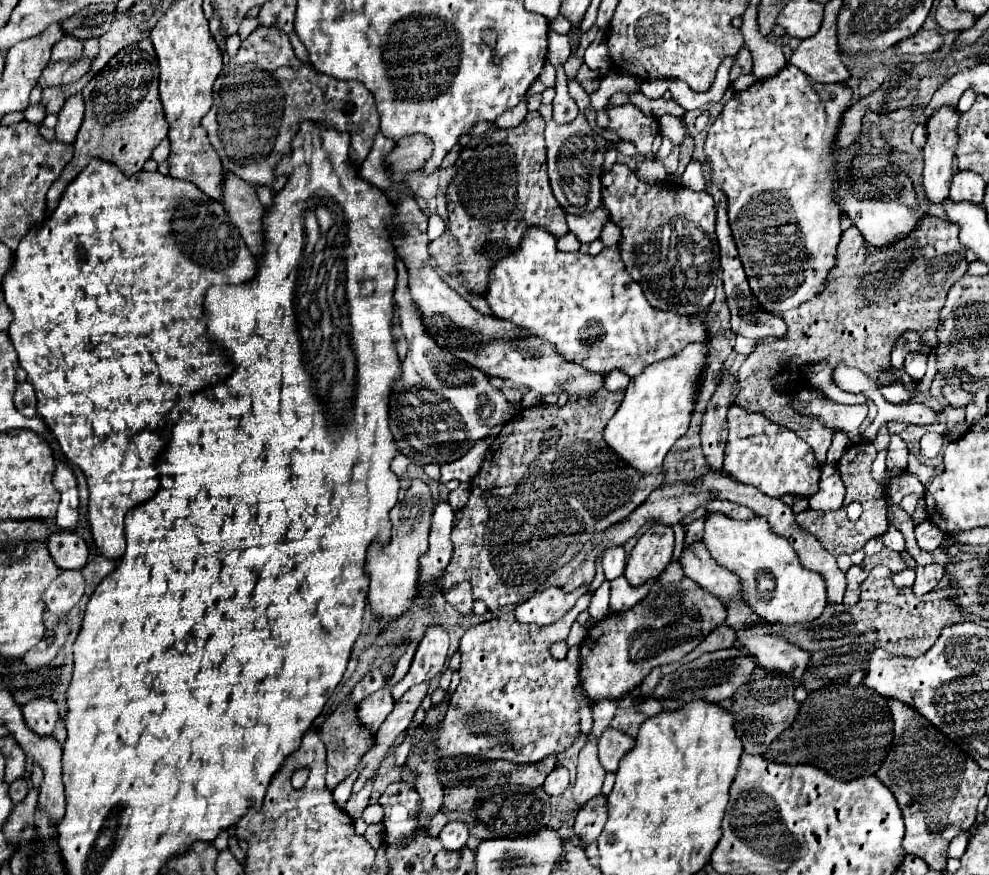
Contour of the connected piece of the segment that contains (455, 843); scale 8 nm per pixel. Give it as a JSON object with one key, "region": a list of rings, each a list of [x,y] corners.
{"region":[[[448,822],[438,834],[438,840],[446,850],[460,850],[468,840],[468,828],[464,822]]]}

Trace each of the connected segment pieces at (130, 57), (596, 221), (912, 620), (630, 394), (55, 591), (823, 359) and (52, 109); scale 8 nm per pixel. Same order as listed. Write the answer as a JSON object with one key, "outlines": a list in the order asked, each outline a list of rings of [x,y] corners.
{"outlines":[[[[150,38],[134,42],[120,50],[82,90],[86,114],[74,142],[74,158],[62,170],[60,178],[50,186],[46,210],[52,212],[66,186],[88,166],[92,158],[106,158],[118,164],[126,176],[136,174],[152,156],[152,150],[168,134],[168,120],[158,98],[158,58]]],[[[600,206],[600,208],[592,210],[592,214],[586,214],[582,218],[566,214],[566,220],[568,220],[570,232],[574,232],[580,242],[592,242],[600,236],[604,222],[608,222],[610,218],[608,218],[608,210],[604,210],[604,206]]],[[[886,566],[872,568],[872,574],[862,582],[862,594],[860,602],[856,606],[844,606],[844,604],[828,604],[820,618],[816,622],[808,622],[808,626],[780,626],[780,622],[768,624],[762,620],[762,626],[770,630],[772,636],[784,638],[792,642],[794,646],[816,652],[816,650],[828,650],[828,648],[840,648],[844,644],[852,644],[854,638],[870,628],[878,630],[878,642],[876,646],[888,650],[896,656],[922,656],[924,650],[928,650],[936,638],[940,636],[940,630],[946,624],[962,622],[964,616],[958,610],[958,606],[952,602],[956,596],[954,586],[932,590],[924,596],[914,596],[910,588],[896,588],[892,584],[892,572]]],[[[688,344],[680,354],[650,364],[638,378],[630,380],[618,412],[604,428],[604,442],[634,470],[646,474],[660,468],[666,452],[688,430],[696,402],[694,388],[706,368],[706,354],[706,346]]],[[[62,570],[60,576],[46,590],[46,608],[58,616],[66,616],[84,594],[84,577],[81,571]]],[[[924,214],[916,228],[918,230],[908,234],[910,238],[894,242],[892,246],[872,246],[868,262],[864,260],[864,268],[876,274],[876,290],[848,292],[848,302],[844,302],[844,258],[836,254],[836,266],[828,272],[824,290],[816,294],[816,298],[782,314],[788,334],[784,338],[758,340],[754,352],[740,366],[740,394],[734,404],[750,412],[762,412],[772,422],[800,434],[800,438],[812,446],[820,464],[826,462],[834,430],[826,430],[824,422],[804,418],[804,414],[792,410],[792,390],[808,386],[808,390],[824,394],[820,388],[806,382],[804,368],[824,364],[834,372],[838,366],[846,364],[862,370],[870,380],[878,380],[880,374],[890,368],[890,352],[904,332],[914,330],[922,342],[930,346],[938,342],[934,334],[940,324],[938,314],[944,306],[948,288],[966,272],[966,248],[958,242],[958,228],[948,220]]],[[[54,86],[54,88],[44,88],[42,90],[42,102],[40,104],[44,106],[46,114],[56,114],[62,108],[64,100],[66,100],[66,96],[64,96],[62,88]]]]}

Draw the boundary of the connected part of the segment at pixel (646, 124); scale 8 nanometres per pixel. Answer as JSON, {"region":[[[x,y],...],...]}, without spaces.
{"region":[[[634,104],[608,106],[606,112],[608,112],[608,118],[610,118],[608,130],[616,132],[620,136],[620,140],[632,142],[640,156],[648,156],[652,142],[660,132],[658,120],[652,118],[652,116],[646,116]]]}

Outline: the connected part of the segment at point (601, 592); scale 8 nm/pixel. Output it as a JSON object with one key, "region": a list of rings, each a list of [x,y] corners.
{"region":[[[605,580],[592,597],[588,612],[596,621],[601,620],[609,613],[610,582]]]}

